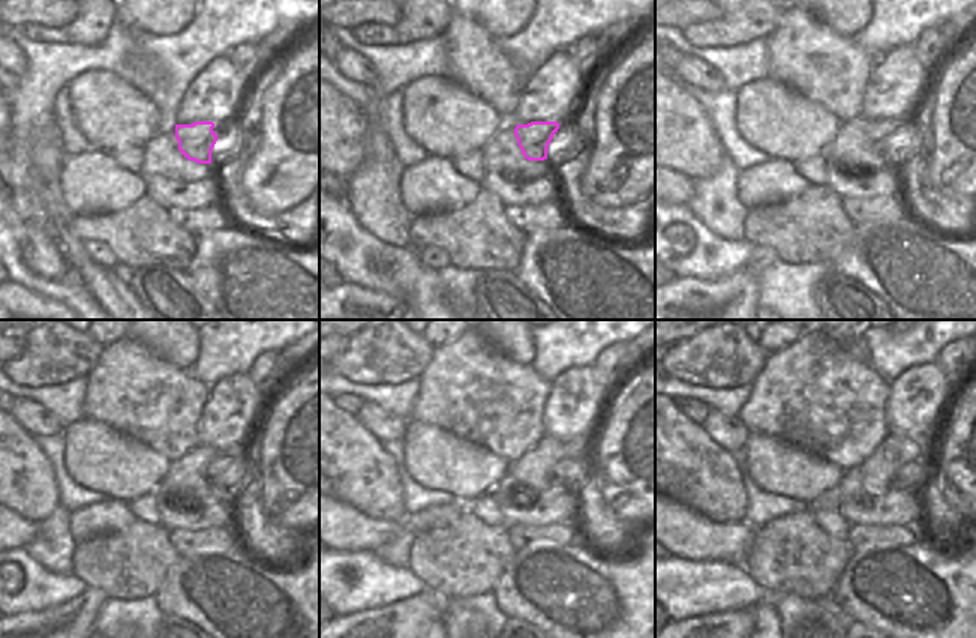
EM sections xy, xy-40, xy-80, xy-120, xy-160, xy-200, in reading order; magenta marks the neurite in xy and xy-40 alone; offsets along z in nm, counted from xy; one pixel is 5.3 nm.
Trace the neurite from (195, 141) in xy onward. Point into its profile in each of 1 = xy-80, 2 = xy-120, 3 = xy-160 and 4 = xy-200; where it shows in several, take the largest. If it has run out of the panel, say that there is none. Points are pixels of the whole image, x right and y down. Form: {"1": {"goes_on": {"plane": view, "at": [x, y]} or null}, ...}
{"1": {"goes_on": {"plane": "xy-80", "at": [879, 132]}}, "2": {"goes_on": {"plane": "xy-120", "at": [225, 464]}}, "3": {"goes_on": {"plane": "xy-160", "at": [568, 473]}}, "4": {"goes_on": {"plane": "xy-200", "at": [915, 473]}}}

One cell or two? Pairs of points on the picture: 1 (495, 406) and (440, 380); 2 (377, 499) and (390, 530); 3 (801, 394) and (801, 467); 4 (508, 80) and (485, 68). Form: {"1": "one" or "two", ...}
{"1": "one", "2": "two", "3": "two", "4": "one"}

